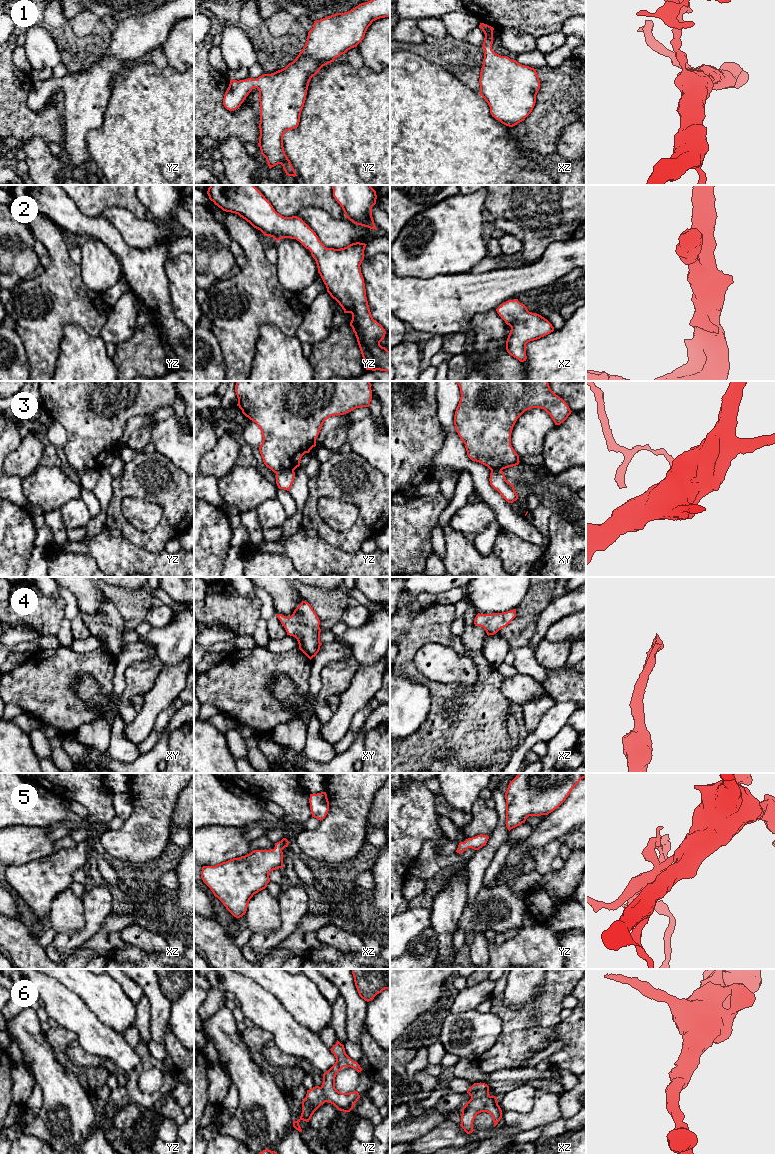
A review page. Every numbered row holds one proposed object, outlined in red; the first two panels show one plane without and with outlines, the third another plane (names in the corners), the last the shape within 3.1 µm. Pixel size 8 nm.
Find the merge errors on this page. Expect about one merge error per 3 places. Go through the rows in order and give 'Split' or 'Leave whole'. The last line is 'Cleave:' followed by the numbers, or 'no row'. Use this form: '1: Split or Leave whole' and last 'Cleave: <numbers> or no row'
1: Leave whole
2: Leave whole
3: Split
4: Leave whole
5: Leave whole
6: Leave whole
Cleave: 3

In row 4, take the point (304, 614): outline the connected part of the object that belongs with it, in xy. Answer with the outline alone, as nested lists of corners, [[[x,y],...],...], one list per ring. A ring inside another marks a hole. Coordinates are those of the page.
[[[302,601],[290,617],[277,614],[287,635],[297,639],[299,649],[311,660],[320,650],[320,620],[311,605]]]

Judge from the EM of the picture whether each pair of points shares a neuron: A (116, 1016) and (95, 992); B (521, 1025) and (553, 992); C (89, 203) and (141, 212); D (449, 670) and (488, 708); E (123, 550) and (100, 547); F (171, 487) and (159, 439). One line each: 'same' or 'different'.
A: same
B: same
C: same
D: different
E: same
F: different

